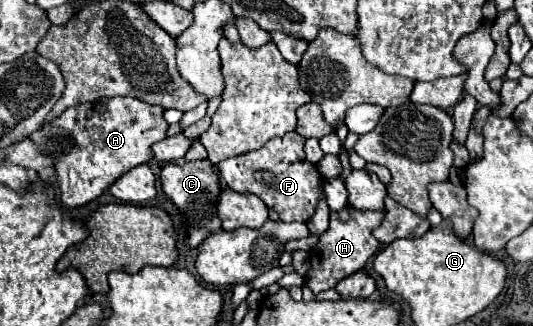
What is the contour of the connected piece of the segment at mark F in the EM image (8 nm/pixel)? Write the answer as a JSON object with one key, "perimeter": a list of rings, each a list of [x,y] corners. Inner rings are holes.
{"perimeter":[[[289,132],[283,138],[273,138],[259,150],[227,158],[219,164],[221,176],[229,188],[237,192],[257,194],[269,208],[275,208],[283,222],[307,222],[319,200],[319,172],[305,160],[305,138],[297,132]]]}

